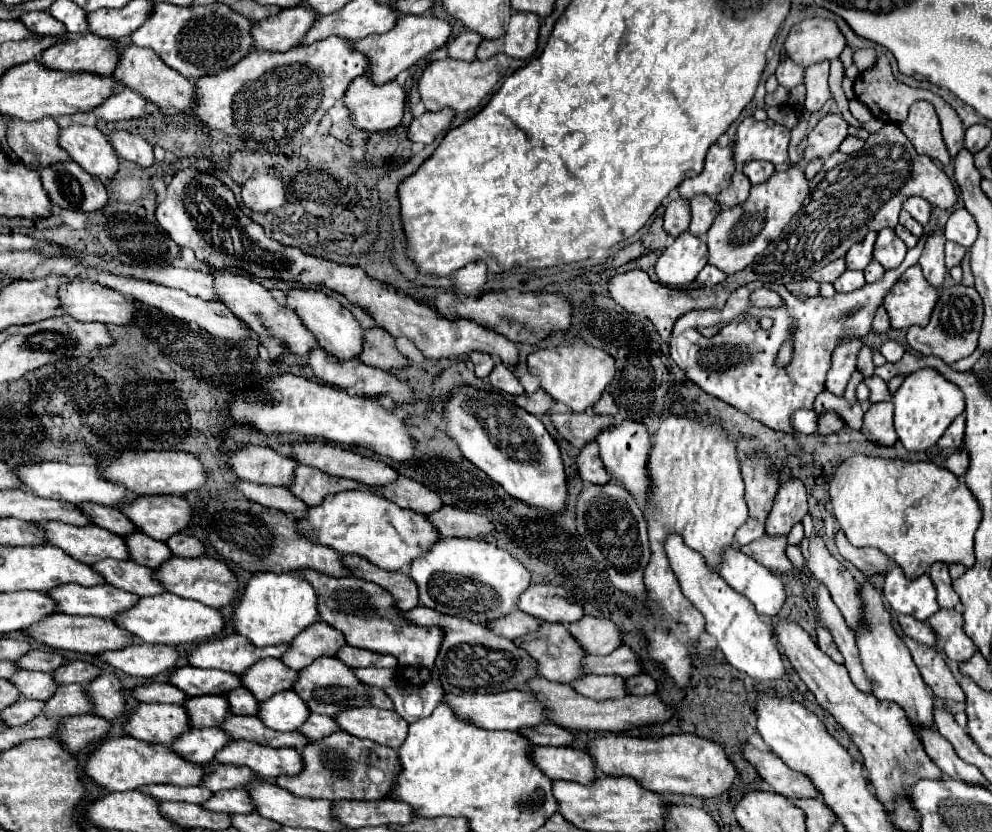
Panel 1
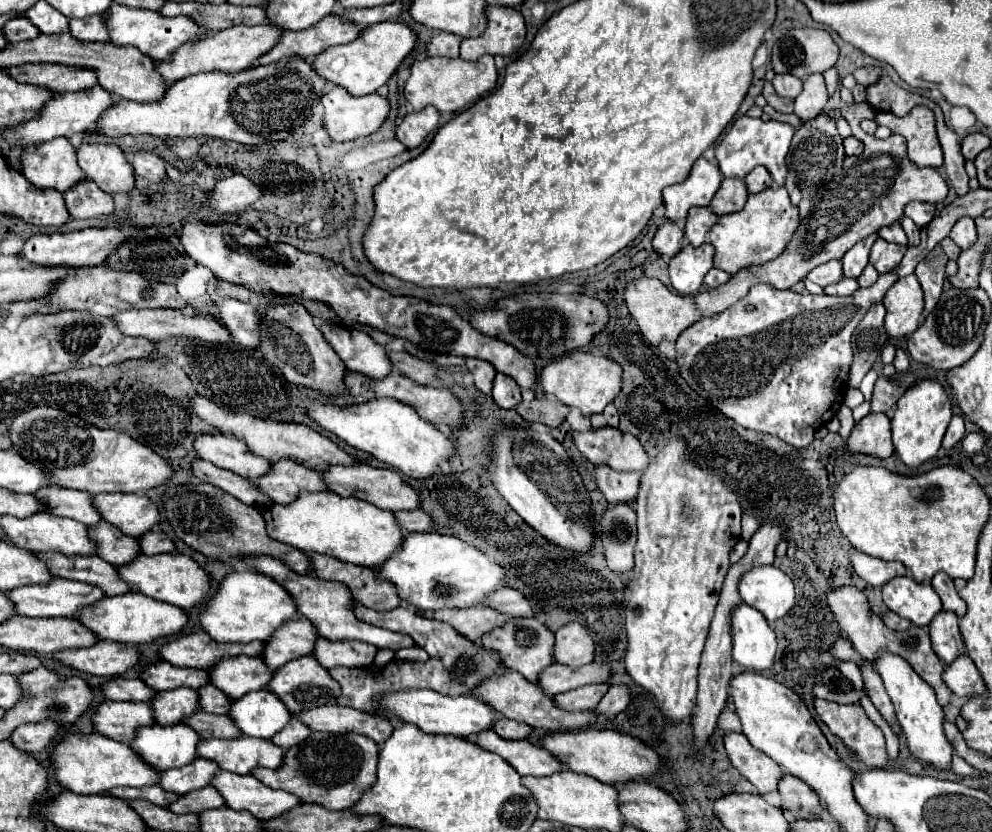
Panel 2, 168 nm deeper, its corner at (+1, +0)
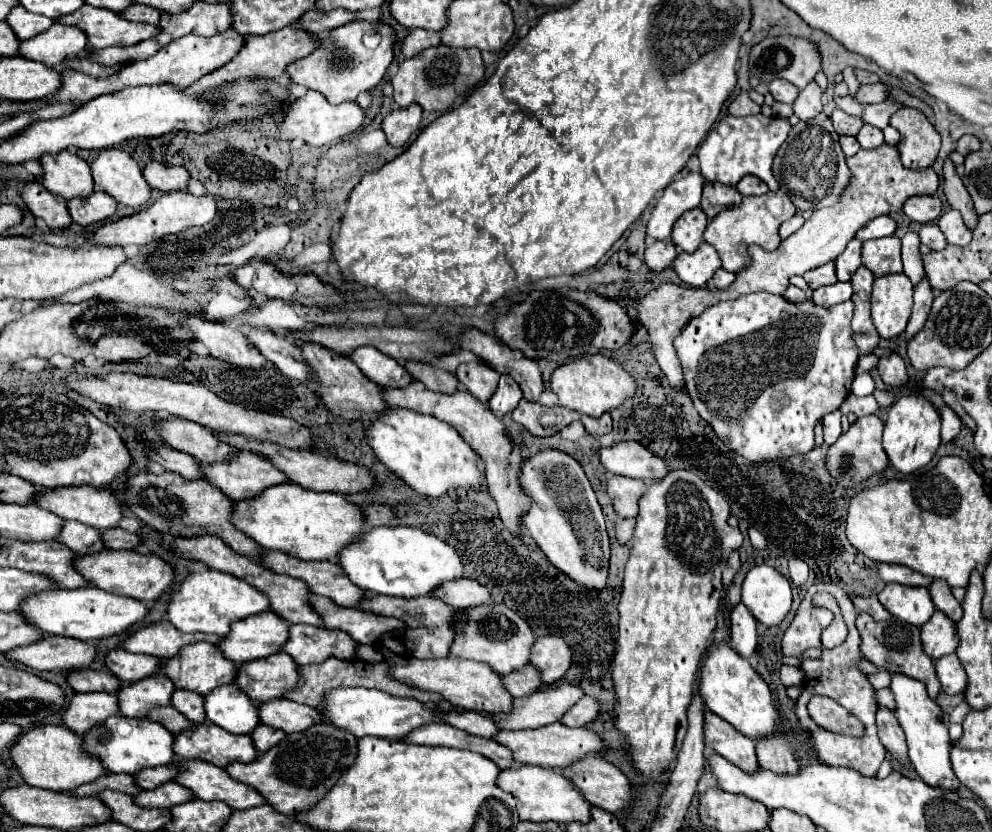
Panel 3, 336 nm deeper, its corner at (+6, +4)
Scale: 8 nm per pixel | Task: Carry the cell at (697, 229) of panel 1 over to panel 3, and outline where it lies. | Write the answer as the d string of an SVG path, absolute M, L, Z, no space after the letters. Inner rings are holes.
M697 207L681 215L671 231L673 245L681 247L685 253L695 253L703 243L703 231L707 227L707 215Z

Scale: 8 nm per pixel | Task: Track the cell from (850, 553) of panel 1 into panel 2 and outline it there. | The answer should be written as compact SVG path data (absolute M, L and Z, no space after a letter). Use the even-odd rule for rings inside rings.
M852 551L850 553L850 563L854 571L868 583L868 585L884 585L890 581L890 577L906 575L906 567L898 561L884 561L884 559L874 559L866 553Z

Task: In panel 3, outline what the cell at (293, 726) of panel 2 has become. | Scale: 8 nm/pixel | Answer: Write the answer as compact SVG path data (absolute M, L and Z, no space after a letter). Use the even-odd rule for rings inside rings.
M257 725L251 733L253 745L259 753L269 751L273 745L277 745L277 741L281 741L281 737L285 737L285 733L281 733L279 729L269 729L267 725Z

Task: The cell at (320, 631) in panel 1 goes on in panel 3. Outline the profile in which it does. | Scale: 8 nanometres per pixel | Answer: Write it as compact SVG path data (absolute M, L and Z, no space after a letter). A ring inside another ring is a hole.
M263 611L259 615L251 615L245 617L241 621L235 621L229 629L229 633L215 645L229 661L243 665L245 661L253 661L253 659L261 659L267 655L273 655L277 651L281 651L281 647L285 645L289 635L289 627L285 625L283 619L275 617L273 611Z

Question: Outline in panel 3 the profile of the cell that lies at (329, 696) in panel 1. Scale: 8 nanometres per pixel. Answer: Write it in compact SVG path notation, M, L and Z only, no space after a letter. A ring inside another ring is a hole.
M275 653L257 661L243 663L237 669L235 683L251 701L269 701L283 697L285 691L297 685L297 665L287 653Z

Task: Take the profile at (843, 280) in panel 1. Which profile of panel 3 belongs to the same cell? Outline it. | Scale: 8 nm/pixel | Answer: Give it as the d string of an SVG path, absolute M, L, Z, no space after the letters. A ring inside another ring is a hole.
M835 283L835 285L813 291L813 303L821 307L833 307L837 303L849 301L851 295L853 295L851 283Z

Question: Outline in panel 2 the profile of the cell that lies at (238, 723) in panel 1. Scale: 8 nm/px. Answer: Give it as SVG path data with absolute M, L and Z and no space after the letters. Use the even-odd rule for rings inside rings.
M198 711L194 717L190 717L190 721L186 721L186 725L196 729L204 739L232 739L244 735L228 715L210 715L206 711Z

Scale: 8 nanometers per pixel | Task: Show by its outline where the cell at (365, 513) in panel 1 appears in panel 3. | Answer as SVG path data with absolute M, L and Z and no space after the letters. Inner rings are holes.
M279 483L253 499L233 503L231 523L267 551L283 551L303 561L333 561L341 545L365 531L361 509L339 493L317 493L293 483Z

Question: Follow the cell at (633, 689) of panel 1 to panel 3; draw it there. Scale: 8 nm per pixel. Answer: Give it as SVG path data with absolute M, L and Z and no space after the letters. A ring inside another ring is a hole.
M585 695L561 717L561 723L567 727L583 727L585 723L593 721L593 717L597 717L597 701Z

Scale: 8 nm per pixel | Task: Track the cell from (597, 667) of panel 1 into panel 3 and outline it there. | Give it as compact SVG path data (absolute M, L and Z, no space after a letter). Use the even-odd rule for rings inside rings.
M529 665L511 671L509 675L501 677L505 691L509 691L513 697L523 697L533 693L533 689L541 687L541 681L537 681L537 671Z

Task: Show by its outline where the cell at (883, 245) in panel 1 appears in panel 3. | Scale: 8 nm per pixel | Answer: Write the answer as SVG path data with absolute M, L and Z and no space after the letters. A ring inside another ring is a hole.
M889 235L885 239L871 239L863 243L863 265L875 277L901 273L901 239Z

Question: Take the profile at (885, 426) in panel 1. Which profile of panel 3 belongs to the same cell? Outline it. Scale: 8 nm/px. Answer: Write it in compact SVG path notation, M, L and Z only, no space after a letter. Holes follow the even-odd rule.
M867 415L867 417L859 417L847 433L843 433L839 437L839 441L835 445L829 447L827 451L827 469L831 473L831 477L837 481L837 485L849 489L855 487L863 481L867 481L869 477L883 473L883 469L887 467L887 457L881 445L881 435L883 435L883 421L877 415Z

